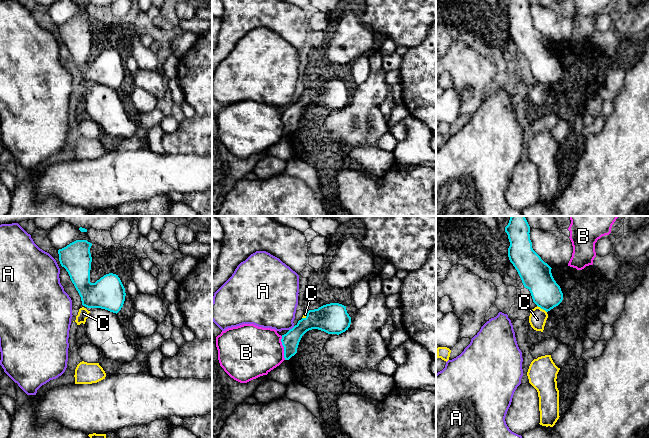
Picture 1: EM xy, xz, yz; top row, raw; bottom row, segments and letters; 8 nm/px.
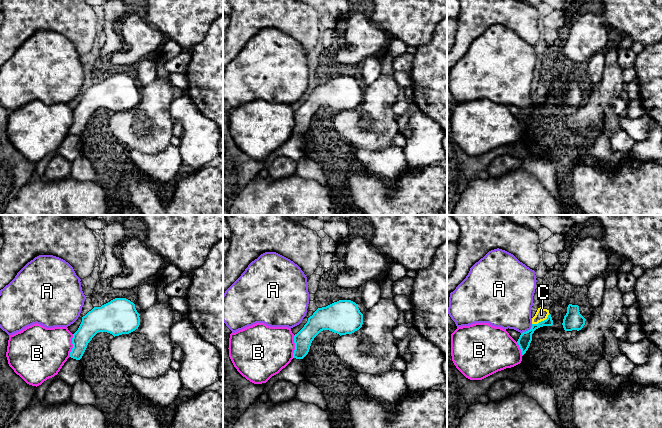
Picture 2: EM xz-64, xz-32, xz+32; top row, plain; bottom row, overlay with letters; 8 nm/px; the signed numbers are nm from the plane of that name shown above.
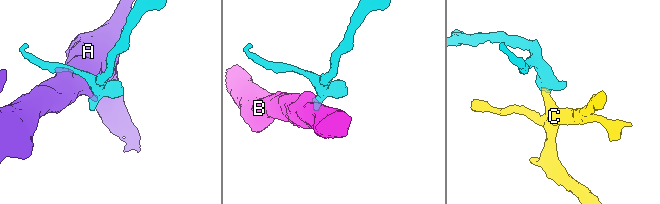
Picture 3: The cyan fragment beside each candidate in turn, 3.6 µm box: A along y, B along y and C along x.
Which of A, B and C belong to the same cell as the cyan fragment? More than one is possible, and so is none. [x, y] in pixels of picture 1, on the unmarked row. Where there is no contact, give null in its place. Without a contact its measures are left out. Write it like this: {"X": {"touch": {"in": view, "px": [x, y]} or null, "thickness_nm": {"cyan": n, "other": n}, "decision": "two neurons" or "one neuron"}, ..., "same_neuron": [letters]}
{"A": {"touch": {"in": "xz", "px": [292, 104]}, "thickness_nm": {"cyan": 170, "other": 380}, "decision": "two neurons"}, "B": {"touch": {"in": "xz", "px": [284, 124]}, "thickness_nm": {"cyan": 140, "other": 400}, "decision": "two neurons"}, "C": {"touch": {"in": "yz", "px": [542, 84]}, "thickness_nm": {"cyan": 240, "other": 140}, "decision": "two neurons"}, "same_neuron": []}

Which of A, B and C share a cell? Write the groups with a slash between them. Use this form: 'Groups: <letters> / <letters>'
Groups: A / B / C

